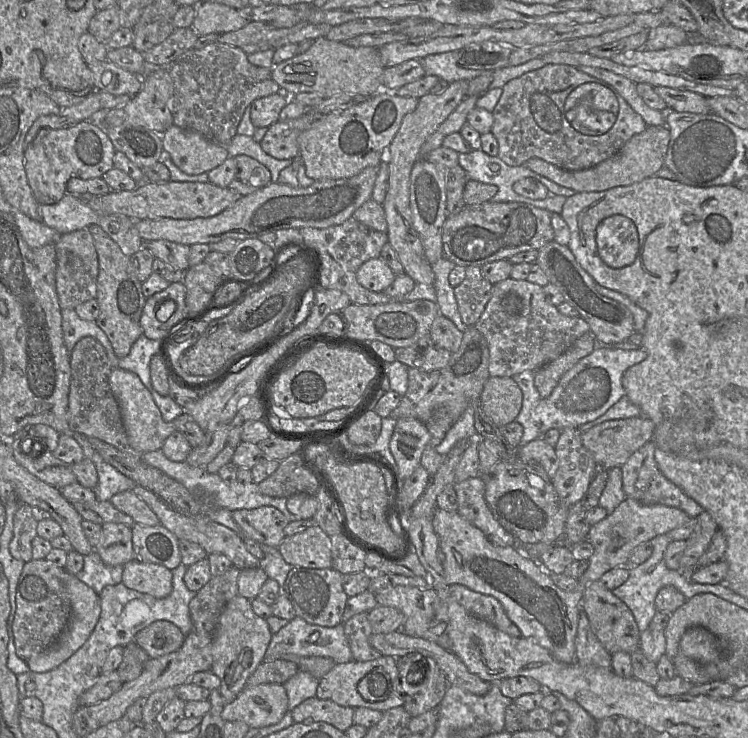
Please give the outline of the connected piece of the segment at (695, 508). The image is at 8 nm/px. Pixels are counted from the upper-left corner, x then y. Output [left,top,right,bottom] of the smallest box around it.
[621,440,704,518]

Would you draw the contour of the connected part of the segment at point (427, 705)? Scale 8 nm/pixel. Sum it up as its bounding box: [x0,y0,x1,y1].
[400,652,450,717]

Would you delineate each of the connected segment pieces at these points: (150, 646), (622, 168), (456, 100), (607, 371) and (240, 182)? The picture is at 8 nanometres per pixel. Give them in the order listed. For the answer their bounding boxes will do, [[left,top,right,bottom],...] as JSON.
[[134,620,185,658],[523,125,670,192],[382,80,469,285],[512,347,647,446],[228,155,272,194]]

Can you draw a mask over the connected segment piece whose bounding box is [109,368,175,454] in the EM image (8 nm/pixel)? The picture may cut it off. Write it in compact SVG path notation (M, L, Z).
M113 368L109 376L111 391L119 405L121 417L132 451L144 454L162 448L165 440L175 431L174 422L165 422L149 390L134 372Z

